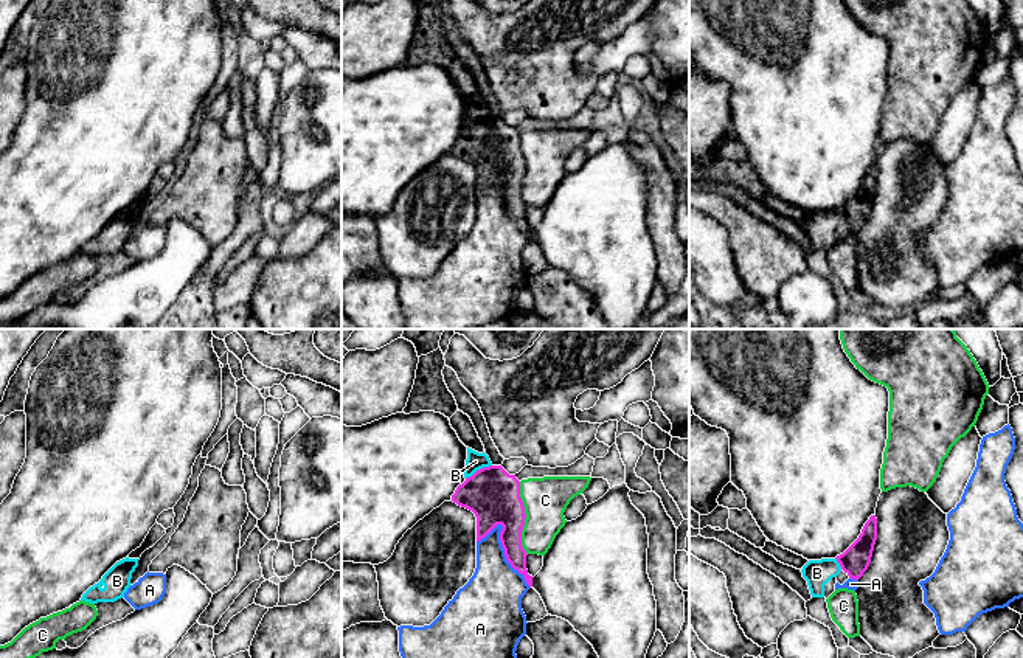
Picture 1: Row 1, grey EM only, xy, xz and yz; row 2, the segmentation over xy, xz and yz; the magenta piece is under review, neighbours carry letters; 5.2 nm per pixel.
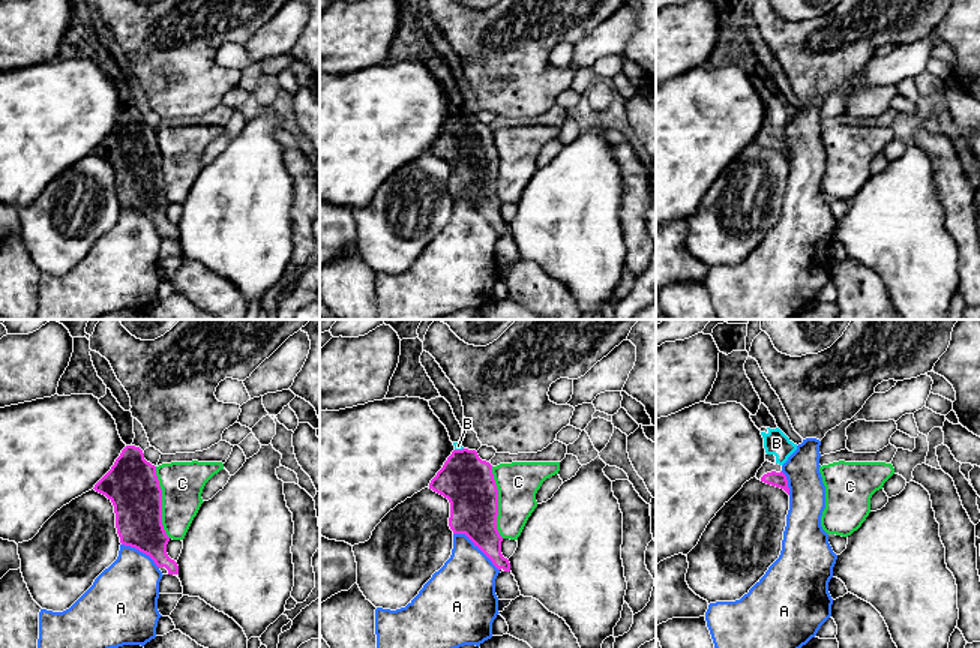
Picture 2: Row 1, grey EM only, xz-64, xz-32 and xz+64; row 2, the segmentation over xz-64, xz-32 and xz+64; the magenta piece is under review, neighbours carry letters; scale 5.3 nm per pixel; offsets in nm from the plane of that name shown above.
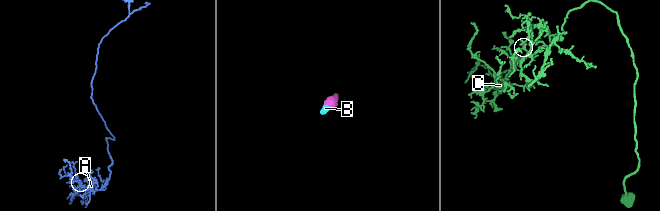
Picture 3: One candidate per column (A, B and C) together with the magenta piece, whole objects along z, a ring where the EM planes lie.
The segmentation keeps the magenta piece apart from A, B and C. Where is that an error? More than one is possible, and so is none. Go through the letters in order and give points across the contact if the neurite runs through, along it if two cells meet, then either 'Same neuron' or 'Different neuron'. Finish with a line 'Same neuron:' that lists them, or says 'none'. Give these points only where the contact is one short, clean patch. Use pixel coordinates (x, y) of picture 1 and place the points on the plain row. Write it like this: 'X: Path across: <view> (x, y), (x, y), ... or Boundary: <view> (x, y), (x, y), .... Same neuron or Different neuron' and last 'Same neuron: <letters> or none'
A: Different neuron
B: Path across: xz (492, 146), (483, 134), (480, 121), (475, 114). Same neuron
C: Different neuron
Same neuron: B

